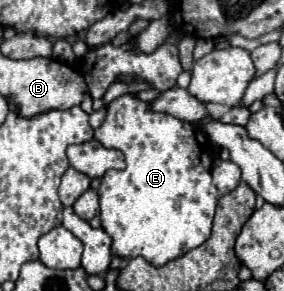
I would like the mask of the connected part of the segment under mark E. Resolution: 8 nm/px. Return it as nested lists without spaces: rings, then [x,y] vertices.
[[[132,94],[120,96],[108,104],[106,120],[94,138],[106,148],[118,148],[126,156],[124,170],[110,170],[104,174],[98,196],[100,196],[100,218],[102,228],[112,236],[112,254],[120,258],[142,256],[152,266],[164,266],[170,260],[184,256],[188,250],[204,244],[210,238],[212,218],[218,202],[218,188],[212,184],[212,146],[206,134],[190,122],[176,120],[168,114],[148,110],[148,102],[138,100]]]

